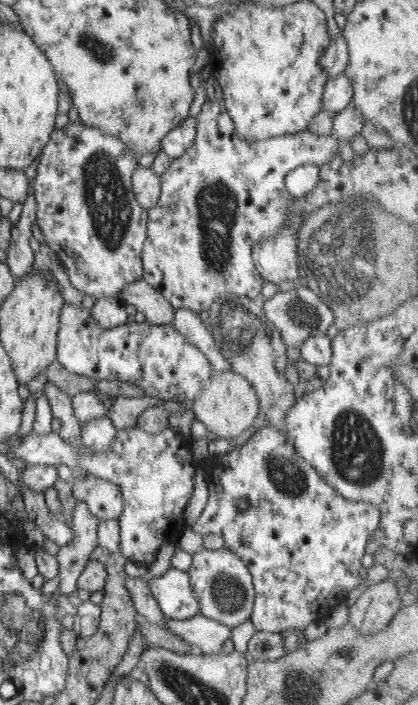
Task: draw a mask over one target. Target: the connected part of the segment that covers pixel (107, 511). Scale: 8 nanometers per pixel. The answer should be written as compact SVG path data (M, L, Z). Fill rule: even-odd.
M91 474L73 477L75 500L87 504L92 515L100 521L118 519L123 511L123 494L120 487Z

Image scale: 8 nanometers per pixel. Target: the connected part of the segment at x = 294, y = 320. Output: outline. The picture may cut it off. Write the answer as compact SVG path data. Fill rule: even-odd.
M297 285L294 290L288 292L276 292L270 300L263 302L263 316L272 326L278 328L281 339L288 346L300 346L308 337L314 337L318 333L326 334L326 330L332 326L335 316L321 298L318 298L308 287Z

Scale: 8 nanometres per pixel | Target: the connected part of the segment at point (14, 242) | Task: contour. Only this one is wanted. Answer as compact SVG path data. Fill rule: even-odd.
M30 187L24 209L20 220L12 227L10 246L7 253L6 264L10 269L12 278L16 280L27 276L31 270L34 252L30 247L30 238L32 238L32 224L36 223L36 204L34 202L34 190Z

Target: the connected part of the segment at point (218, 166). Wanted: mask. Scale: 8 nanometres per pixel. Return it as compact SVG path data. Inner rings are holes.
M206 100L202 105L202 109L197 117L196 134L194 137L194 145L190 150L184 152L184 156L180 156L178 160L173 160L170 167L161 176L161 196L158 204L149 208L148 223L146 232L146 242L144 242L142 251L143 274L142 279L152 286L166 301L168 301L175 309L189 308L194 312L206 313L211 308L211 304L225 296L246 296L248 299L261 298L261 289L263 278L258 269L255 267L252 251L256 243L261 243L265 238L277 235L283 230L286 224L286 214L290 208L291 196L285 186L285 178L298 166L306 164L314 164L318 168L322 165L331 164L331 162L339 156L342 140L332 134L317 135L308 131L297 132L289 135L280 135L268 138L266 141L246 141L240 140L236 135L235 124L227 111L223 101Z

